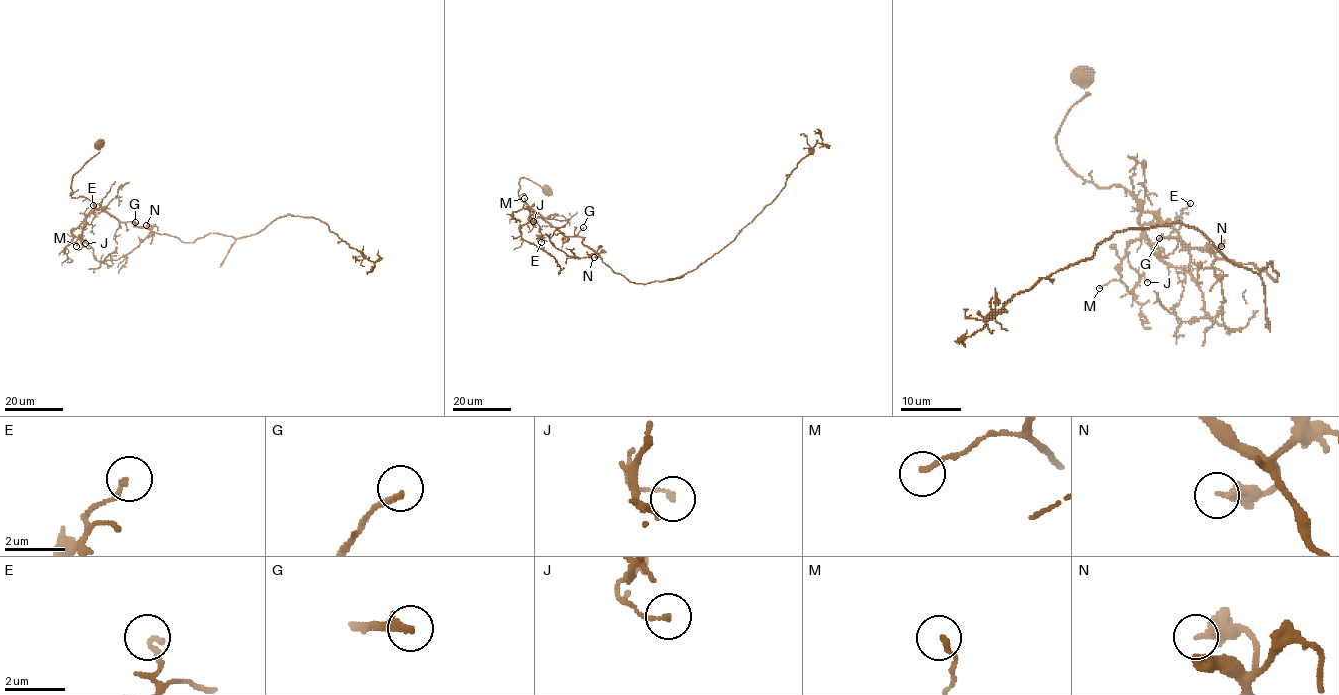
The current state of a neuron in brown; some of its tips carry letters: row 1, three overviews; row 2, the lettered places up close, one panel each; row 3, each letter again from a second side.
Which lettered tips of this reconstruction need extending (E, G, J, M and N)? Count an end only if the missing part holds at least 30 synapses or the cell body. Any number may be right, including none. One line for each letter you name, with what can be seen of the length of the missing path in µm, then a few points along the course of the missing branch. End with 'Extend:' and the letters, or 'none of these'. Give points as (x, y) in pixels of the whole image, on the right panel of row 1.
G: missing 20 µm; course (1159, 238), (1163, 247), (1170, 247), (1185, 225), (1203, 225), (1215, 213), (1230, 213)
Extend: G

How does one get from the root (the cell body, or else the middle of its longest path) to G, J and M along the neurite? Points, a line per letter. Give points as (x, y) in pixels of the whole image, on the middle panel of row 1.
G: (649, 283), (630, 282), (607, 266), (597, 253), (582, 242), (578, 233), (583, 227)
J: (649, 283), (629, 281), (582, 237), (565, 237), (531, 211), (528, 219), (533, 221)
M: (649, 283), (629, 281), (582, 237), (565, 237), (534, 218), (523, 207), (524, 198)

